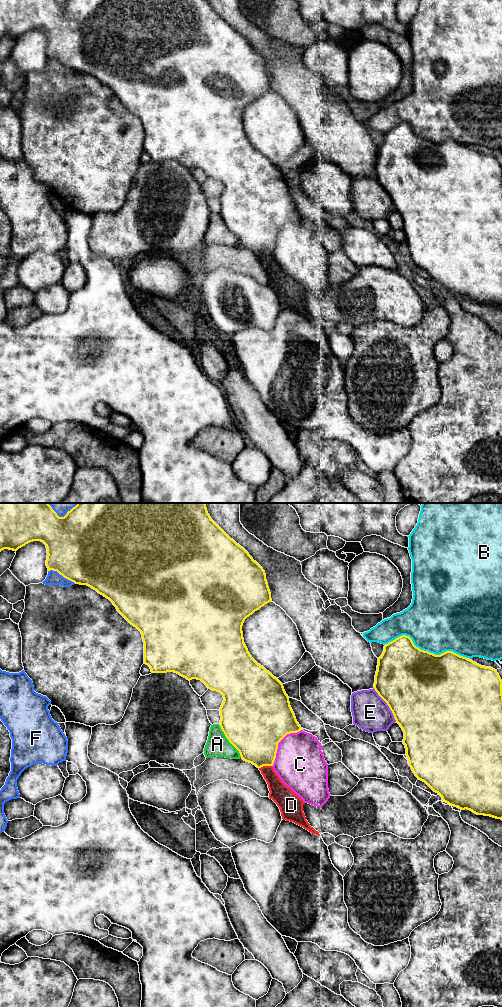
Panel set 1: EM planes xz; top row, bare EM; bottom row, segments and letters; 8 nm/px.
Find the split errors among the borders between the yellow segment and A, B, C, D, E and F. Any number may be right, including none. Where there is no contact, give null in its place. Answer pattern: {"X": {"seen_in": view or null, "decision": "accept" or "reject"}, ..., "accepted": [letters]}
{"A": {"seen_in": "xz", "decision": "reject"}, "B": {"seen_in": "xz", "decision": "reject"}, "C": {"seen_in": "xz", "decision": "reject"}, "D": {"seen_in": "xz", "decision": "reject"}, "E": {"seen_in": "xz", "decision": "reject"}, "F": {"seen_in": "xz", "decision": "reject"}, "accepted": []}

